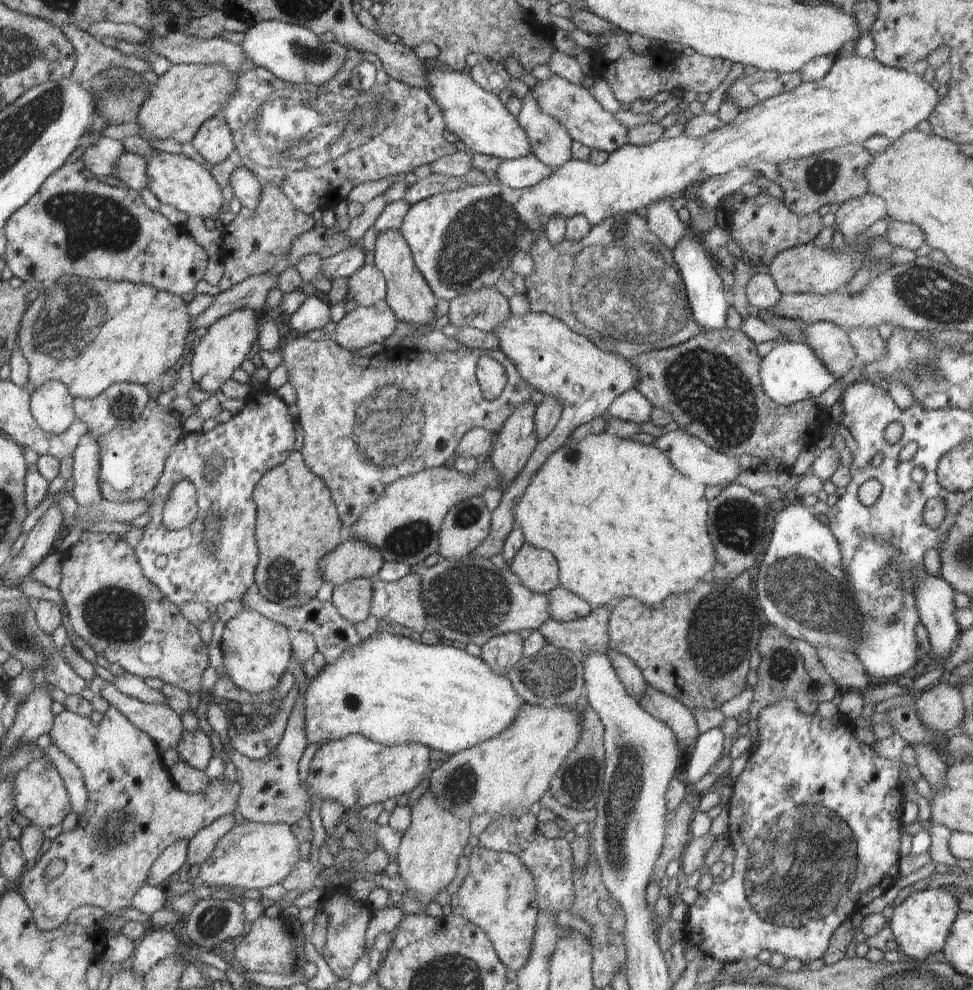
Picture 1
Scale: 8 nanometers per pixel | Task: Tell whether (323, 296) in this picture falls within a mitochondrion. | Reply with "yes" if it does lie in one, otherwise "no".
no

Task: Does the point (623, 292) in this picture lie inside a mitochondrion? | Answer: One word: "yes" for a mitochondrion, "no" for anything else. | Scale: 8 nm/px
yes

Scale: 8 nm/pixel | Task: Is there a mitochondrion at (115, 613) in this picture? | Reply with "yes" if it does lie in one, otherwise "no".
yes

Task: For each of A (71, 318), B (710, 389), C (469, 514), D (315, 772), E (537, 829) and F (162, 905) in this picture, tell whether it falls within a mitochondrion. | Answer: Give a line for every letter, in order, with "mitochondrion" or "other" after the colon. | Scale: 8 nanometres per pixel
A: mitochondrion
B: mitochondrion
C: mitochondrion
D: other
E: other
F: other

